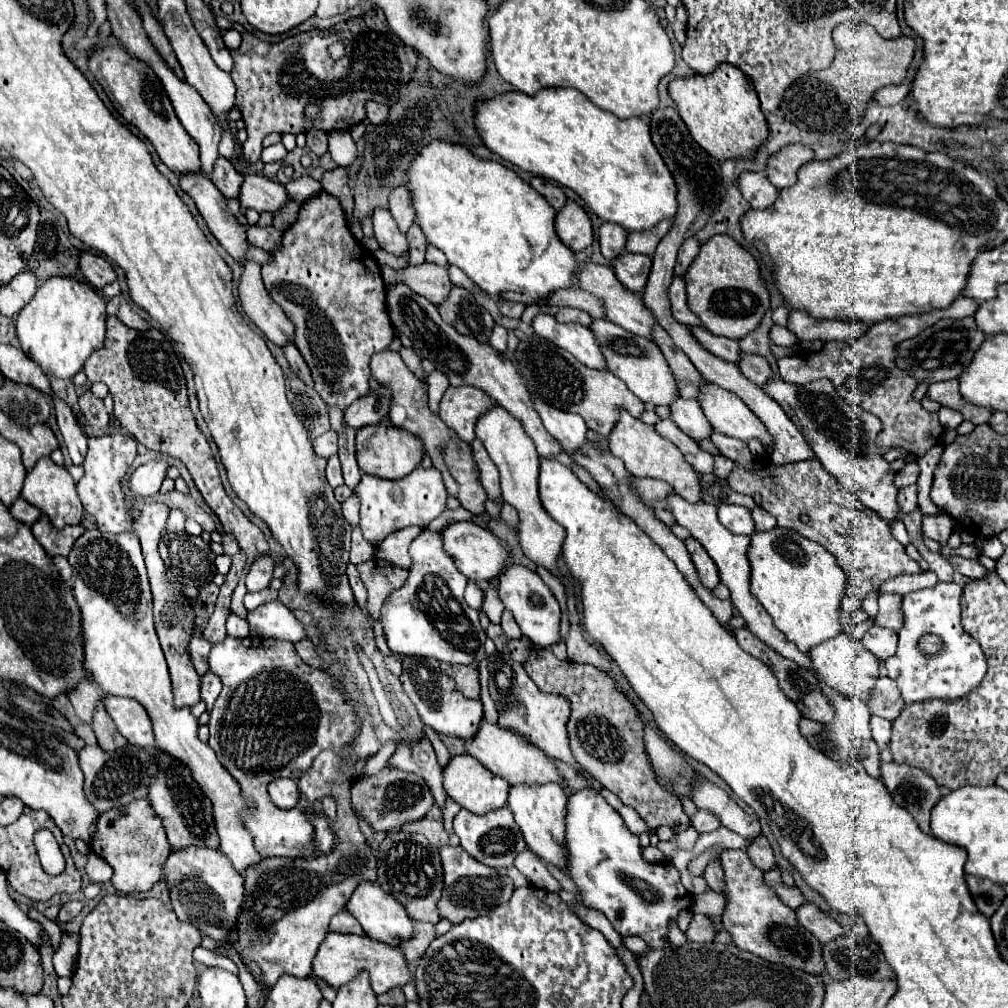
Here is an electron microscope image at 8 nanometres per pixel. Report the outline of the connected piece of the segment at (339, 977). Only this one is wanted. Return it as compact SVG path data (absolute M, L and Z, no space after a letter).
M329 932L313 958L313 976L329 982L331 986L341 986L341 984L347 984L351 978L355 978L357 972L361 970L369 972L371 986L377 994L383 994L391 988L399 988L411 980L411 972L405 964L405 958L401 956L401 950L387 946L383 942L377 942L369 936Z

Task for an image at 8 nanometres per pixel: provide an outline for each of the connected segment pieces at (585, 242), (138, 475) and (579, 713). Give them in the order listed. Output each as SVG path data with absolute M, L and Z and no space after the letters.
M567 202L555 216L555 232L559 236L559 240L571 248L571 250L583 250L591 244L593 240L593 228L591 228L591 220L585 214L585 210L575 204L575 202Z
M153 460L153 462L147 462L147 464L139 466L137 470L133 470L133 474L129 478L131 496L135 496L135 498L149 498L149 496L157 494L159 486L161 486L161 482L165 478L167 468L169 468L167 462Z
M533 648L529 658L523 662L529 678L545 694L557 694L567 698L571 716L567 722L569 746L573 758L585 768L593 780L603 788L619 796L619 800L633 808L651 828L671 826L675 834L687 828L689 818L683 814L683 806L675 794L669 794L655 778L645 744L643 744L643 722L633 704L617 690L615 682L591 664L577 664L571 660L559 660L545 648Z

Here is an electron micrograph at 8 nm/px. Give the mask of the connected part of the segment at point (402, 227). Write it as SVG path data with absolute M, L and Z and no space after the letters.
M397 186L389 194L389 212L395 218L395 222L399 226L399 232L401 234L407 234L407 230L413 224L413 218L415 216L413 216L409 192L405 192L405 186Z

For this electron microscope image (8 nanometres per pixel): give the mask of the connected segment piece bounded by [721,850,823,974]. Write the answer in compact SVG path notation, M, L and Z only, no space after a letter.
M723 850L721 866L725 870L725 910L721 926L739 950L779 962L789 968L801 968L809 974L821 974L821 944L799 926L795 910L785 906L779 896L765 886L763 872L751 864L745 850Z

